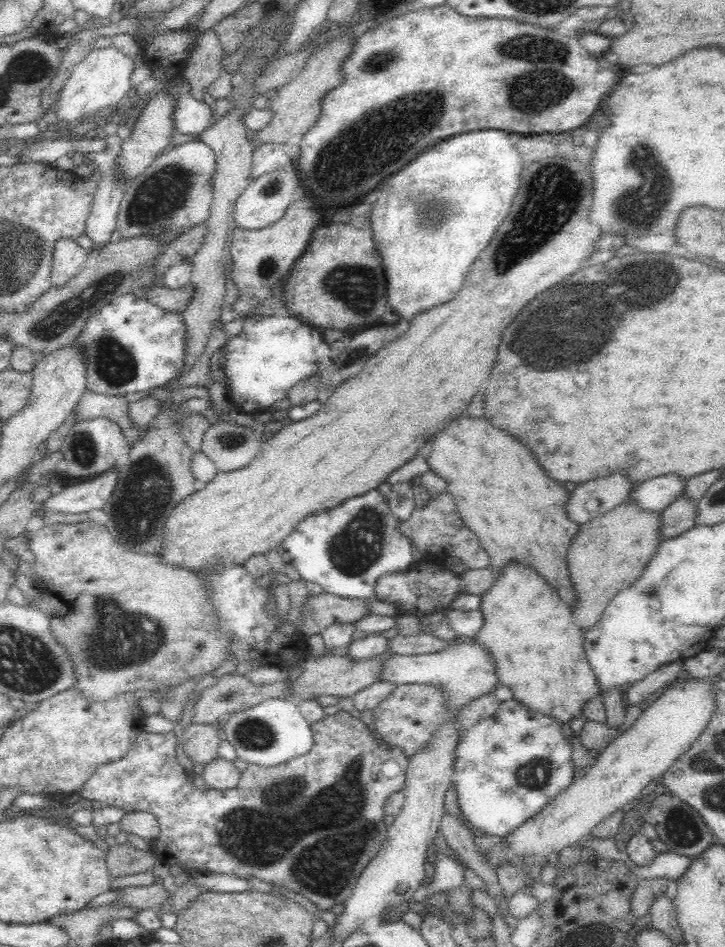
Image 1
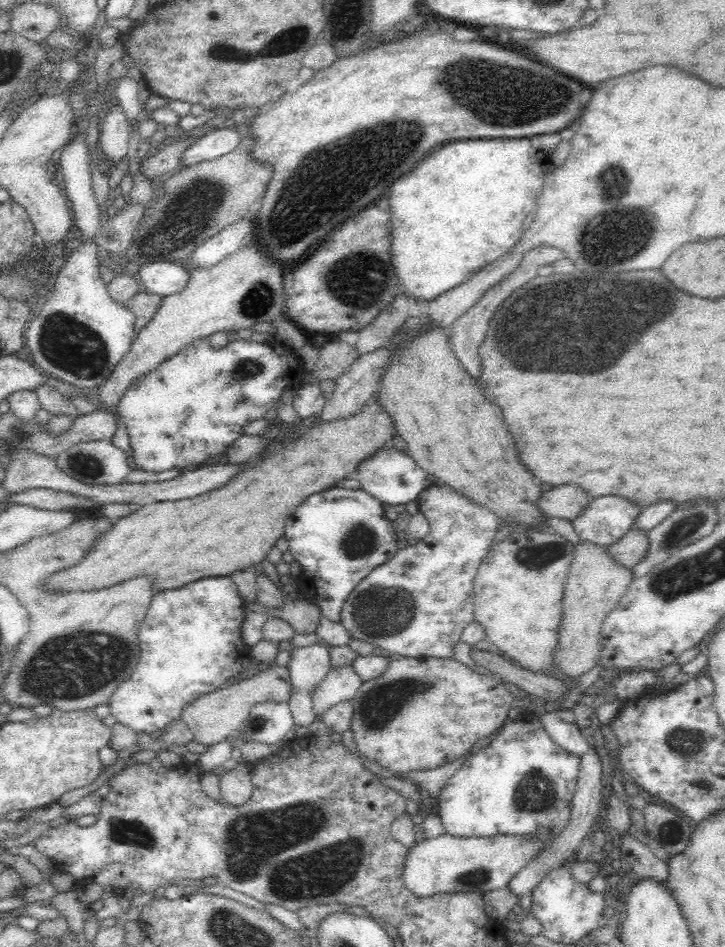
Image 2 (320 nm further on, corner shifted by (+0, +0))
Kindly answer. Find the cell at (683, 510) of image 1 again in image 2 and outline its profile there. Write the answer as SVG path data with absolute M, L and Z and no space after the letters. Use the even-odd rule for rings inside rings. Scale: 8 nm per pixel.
M631 528L614 544L609 545L608 550L614 562L633 568L646 556L648 545L647 531Z

